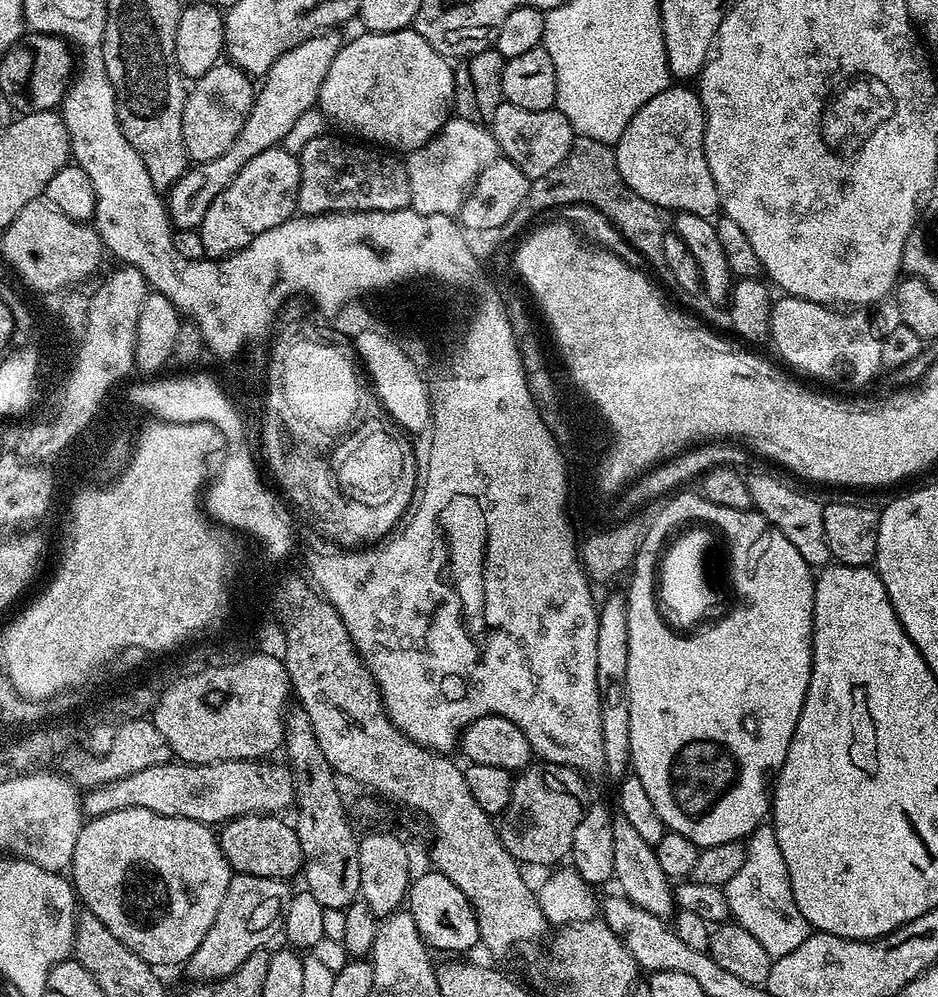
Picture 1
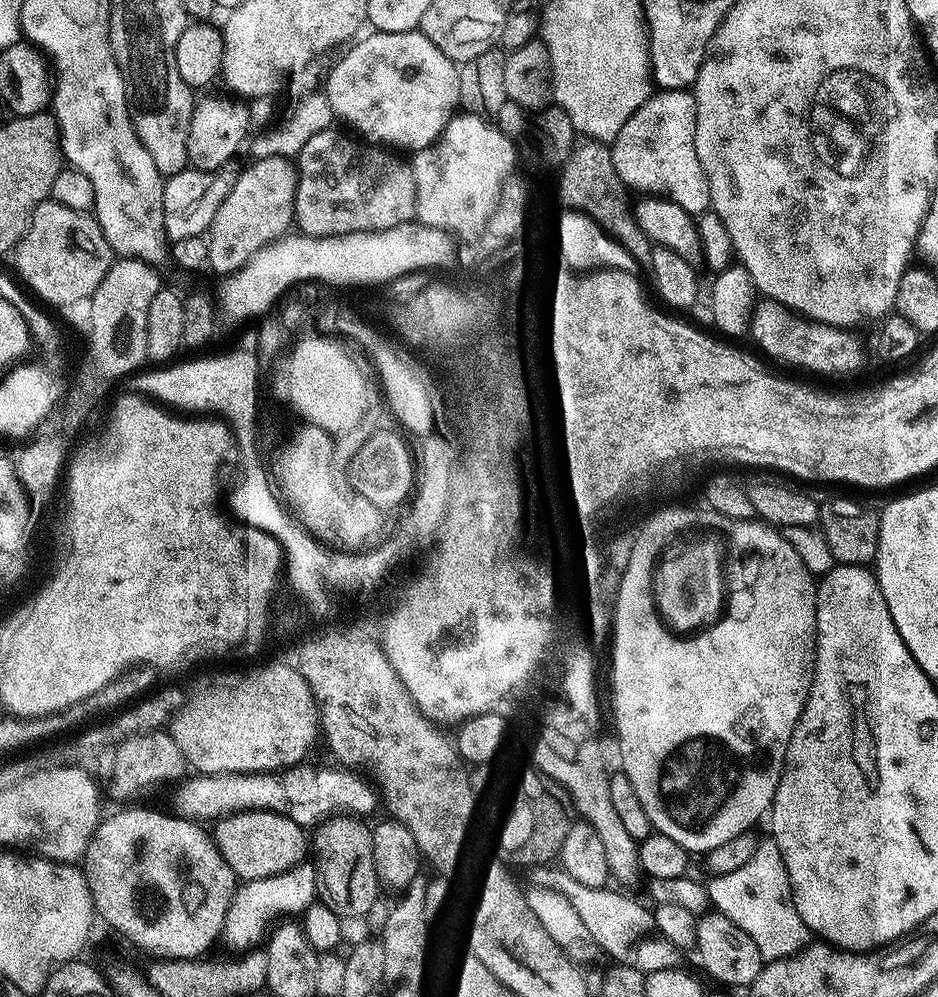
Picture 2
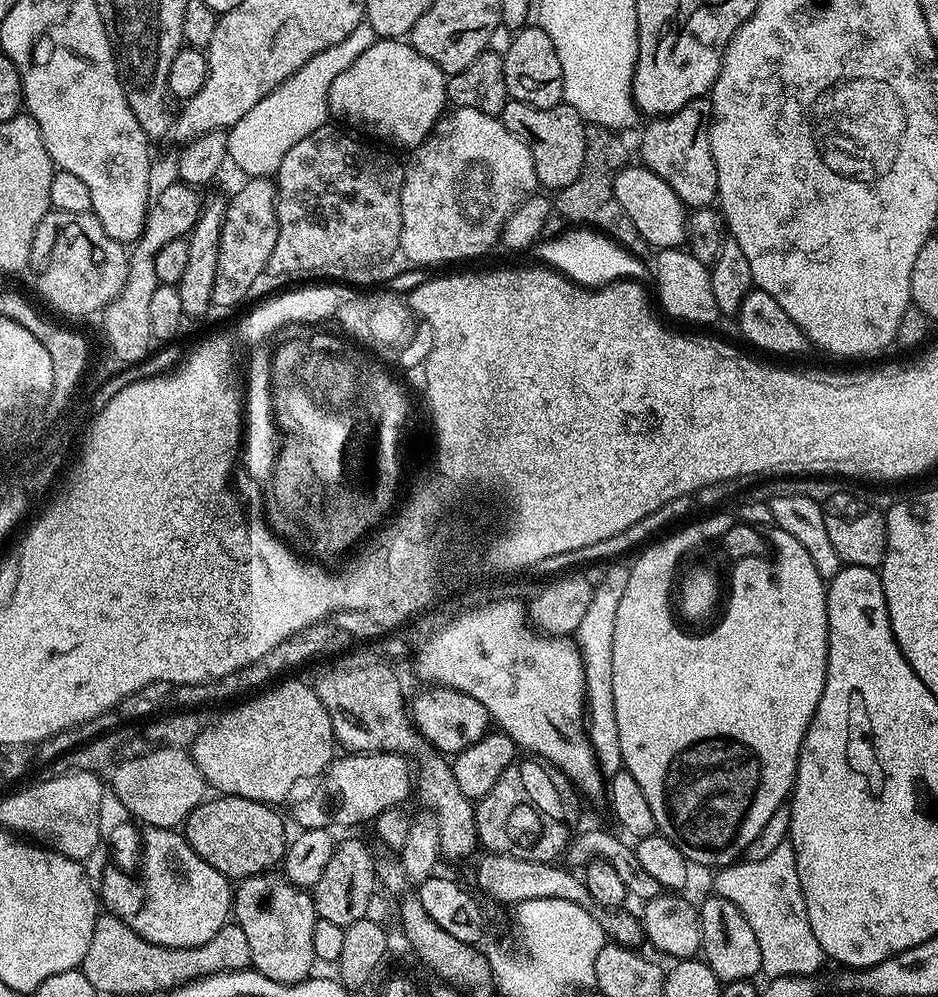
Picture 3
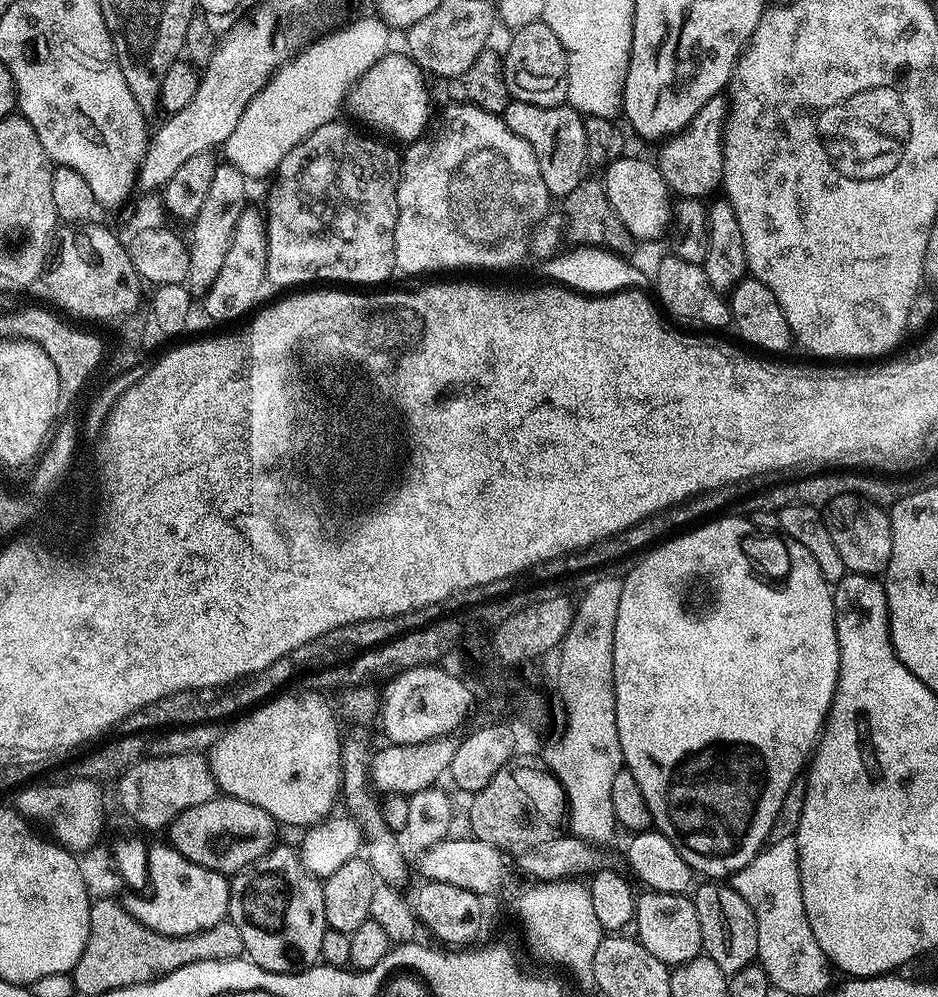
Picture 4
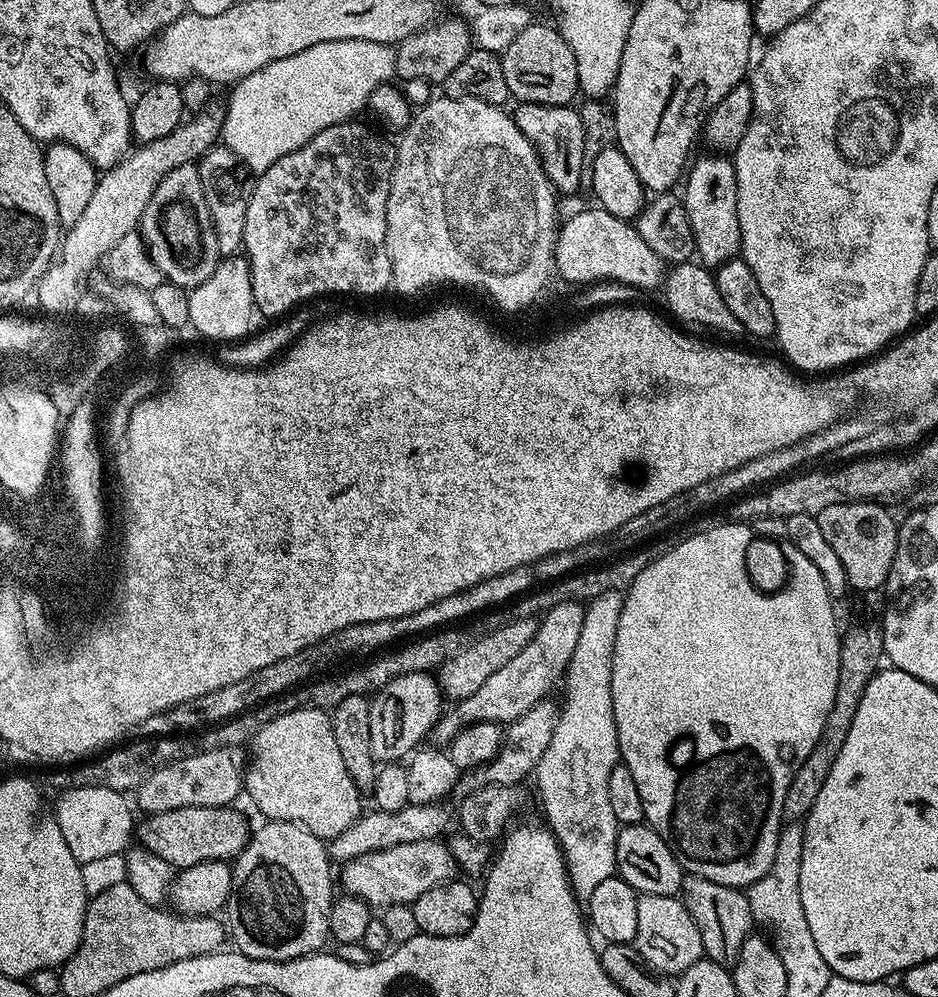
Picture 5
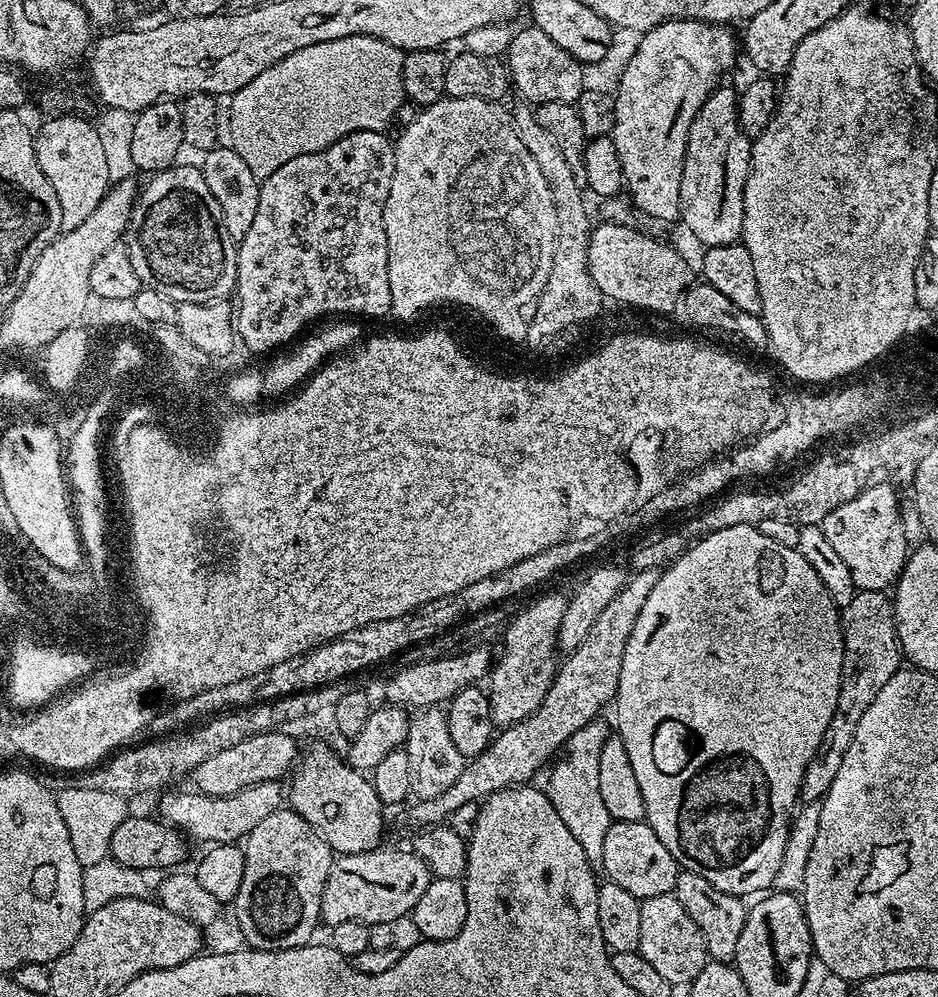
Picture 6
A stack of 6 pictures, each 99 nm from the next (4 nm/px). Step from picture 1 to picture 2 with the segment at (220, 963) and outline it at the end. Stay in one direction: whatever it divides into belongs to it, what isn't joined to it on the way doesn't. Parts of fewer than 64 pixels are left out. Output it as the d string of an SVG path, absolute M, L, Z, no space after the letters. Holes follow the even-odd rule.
M299 862L290 870L270 878L245 880L237 887L224 919L223 939L229 940L239 950L248 950L265 937L268 922L278 912L303 913L317 899L315 863Z

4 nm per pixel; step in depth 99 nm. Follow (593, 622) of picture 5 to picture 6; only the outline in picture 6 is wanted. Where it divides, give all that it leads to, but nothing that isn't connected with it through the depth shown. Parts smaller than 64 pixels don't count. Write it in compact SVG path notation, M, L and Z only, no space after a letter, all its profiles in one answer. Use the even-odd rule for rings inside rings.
M592 719L568 739L562 749L562 755L551 765L552 773L549 774L546 785L550 802L554 810L558 810L558 818L562 818L562 822L566 822L566 830L570 830L574 838L578 838L578 846L582 846L586 858L593 866L600 864L606 830L614 823L610 814L606 814L606 805L602 803L602 794L598 790L598 757L610 735L609 725L607 728L601 720Z

